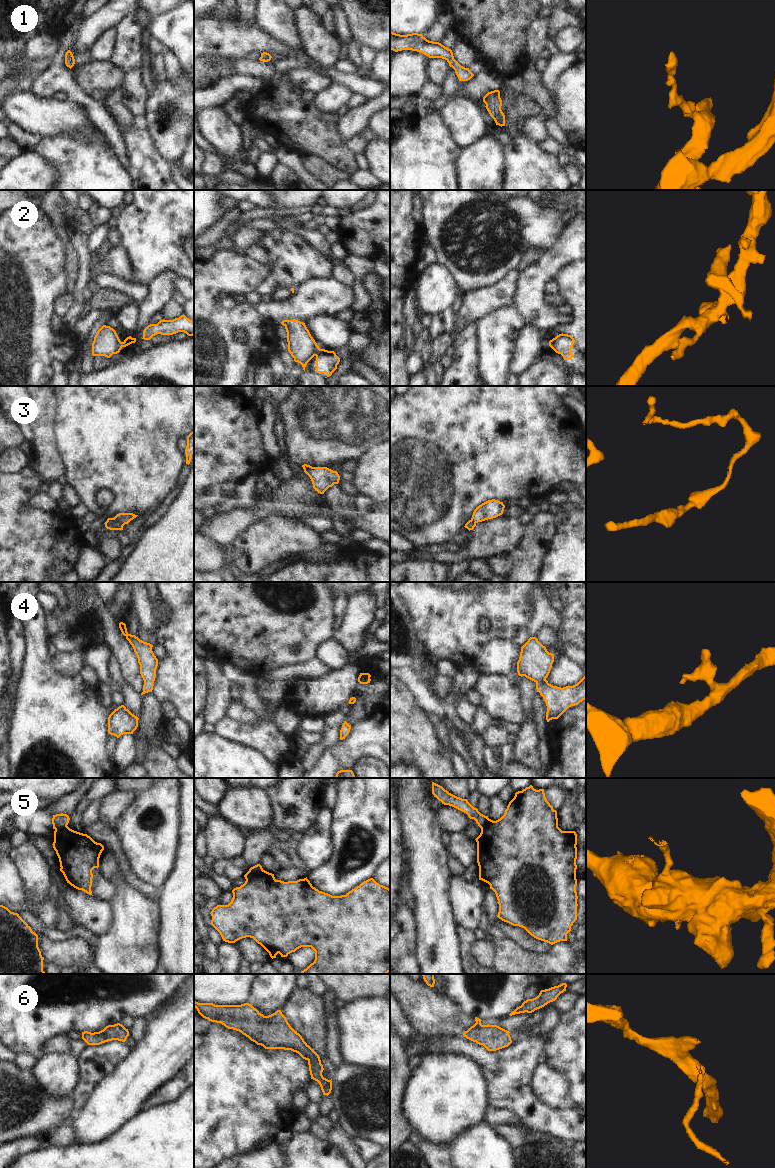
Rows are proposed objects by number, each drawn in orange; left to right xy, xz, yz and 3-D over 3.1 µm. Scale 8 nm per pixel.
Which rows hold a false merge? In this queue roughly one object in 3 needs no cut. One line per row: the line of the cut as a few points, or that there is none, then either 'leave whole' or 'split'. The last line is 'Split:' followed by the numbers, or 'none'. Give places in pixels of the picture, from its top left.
1: no cut; leave whole
2: cut in xz along (320, 349), (314, 355); split
3: cut in xy along (113, 518), (123, 525); split
4: no cut; leave whole
5: cut in xz along (262, 868), (256, 871), (249, 871); split
6: cut in yz along (480, 1023), (473, 1026); split
Split: 2, 3, 5, 6

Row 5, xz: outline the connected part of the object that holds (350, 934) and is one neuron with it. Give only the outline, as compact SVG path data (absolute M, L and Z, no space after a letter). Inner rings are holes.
M263 869L255 872L248 871L244 877L245 883L232 890L231 902L228 905L217 905L211 911L210 924L220 933L223 941L235 943L242 938L253 938L269 953L272 959L276 958L278 953L281 957L287 957L301 947L311 947L315 951L315 960L301 974L387 974L390 972L390 889L388 887L380 885L373 878L370 878L346 895L332 896L313 887L307 877L297 881L284 882L276 880L274 874Z

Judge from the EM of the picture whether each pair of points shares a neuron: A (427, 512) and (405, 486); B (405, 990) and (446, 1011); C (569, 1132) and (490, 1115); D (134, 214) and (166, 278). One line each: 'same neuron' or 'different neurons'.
A: same neuron
B: same neuron
C: different neurons
D: different neurons

